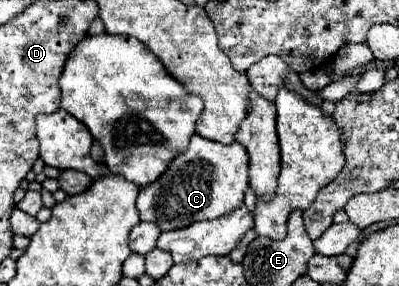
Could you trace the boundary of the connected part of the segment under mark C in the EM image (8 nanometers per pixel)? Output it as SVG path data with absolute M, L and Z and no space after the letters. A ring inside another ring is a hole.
M198 134L190 138L188 150L178 154L168 170L138 194L138 212L144 222L154 222L162 232L180 230L198 220L226 216L244 204L248 190L248 154L238 142L220 144Z

